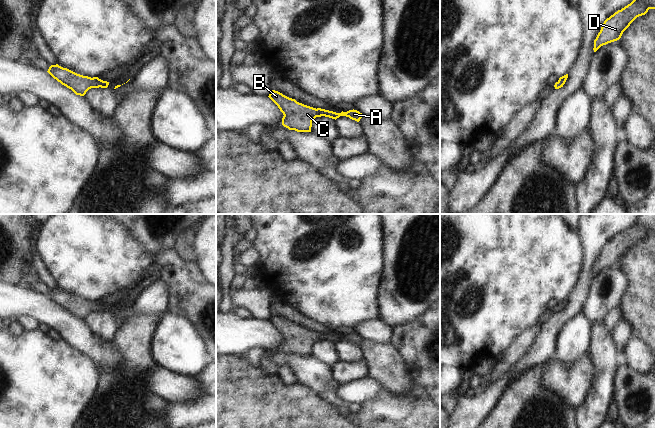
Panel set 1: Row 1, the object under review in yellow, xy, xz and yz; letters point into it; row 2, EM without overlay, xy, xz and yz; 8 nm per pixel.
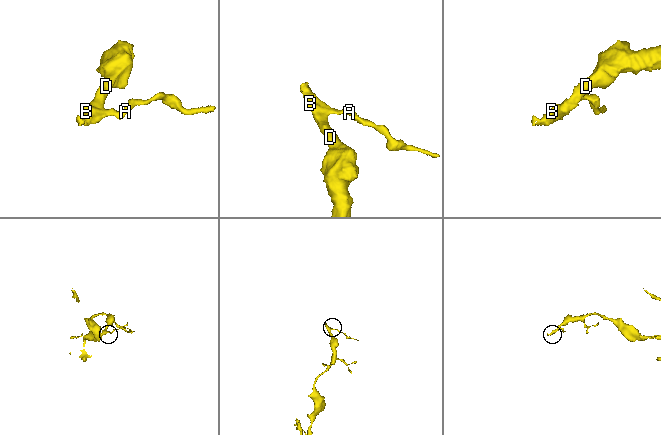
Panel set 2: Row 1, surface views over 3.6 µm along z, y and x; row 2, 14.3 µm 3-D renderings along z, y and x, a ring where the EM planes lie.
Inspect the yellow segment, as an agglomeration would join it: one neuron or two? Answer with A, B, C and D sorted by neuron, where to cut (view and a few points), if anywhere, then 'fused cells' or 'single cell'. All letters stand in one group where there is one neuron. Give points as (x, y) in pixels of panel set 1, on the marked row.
A B C D; no cut; single cell

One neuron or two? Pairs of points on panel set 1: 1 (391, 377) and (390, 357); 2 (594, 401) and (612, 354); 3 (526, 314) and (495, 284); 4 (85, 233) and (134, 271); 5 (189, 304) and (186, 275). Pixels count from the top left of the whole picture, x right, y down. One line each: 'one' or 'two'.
1: one
2: one
3: one
4: one
5: one

